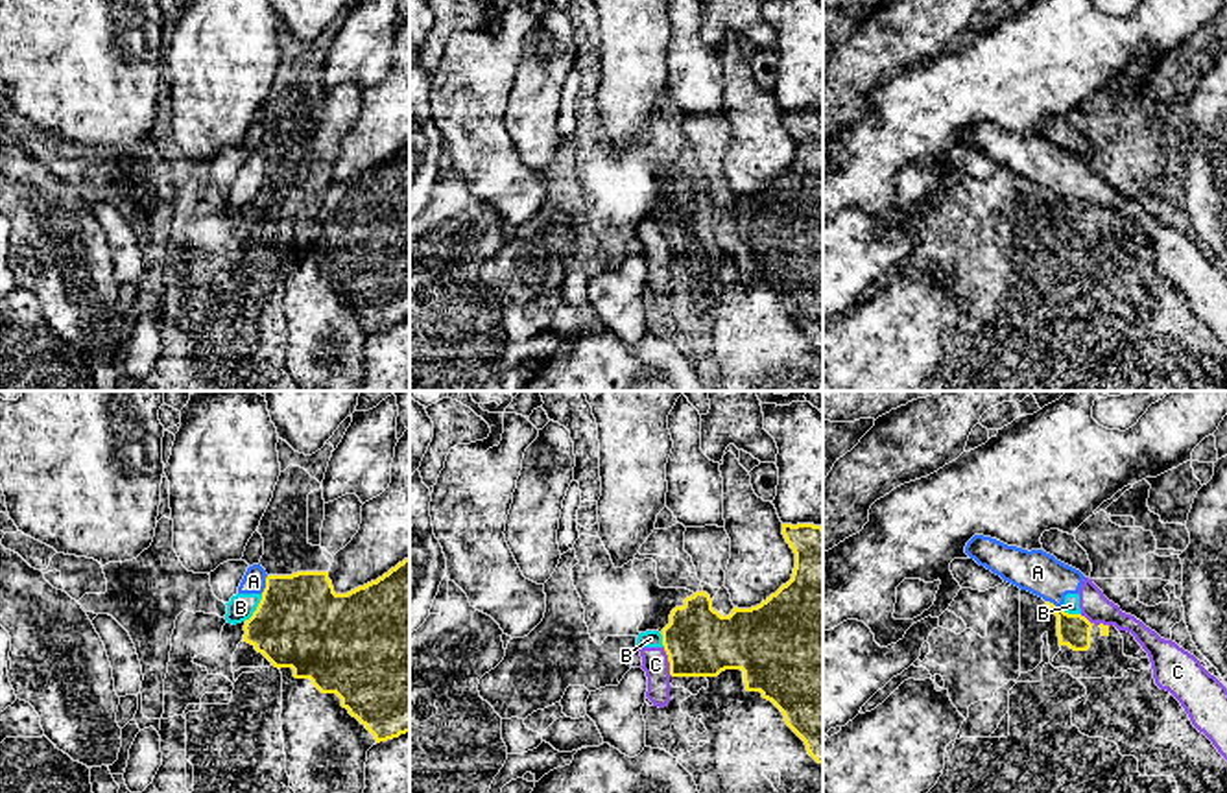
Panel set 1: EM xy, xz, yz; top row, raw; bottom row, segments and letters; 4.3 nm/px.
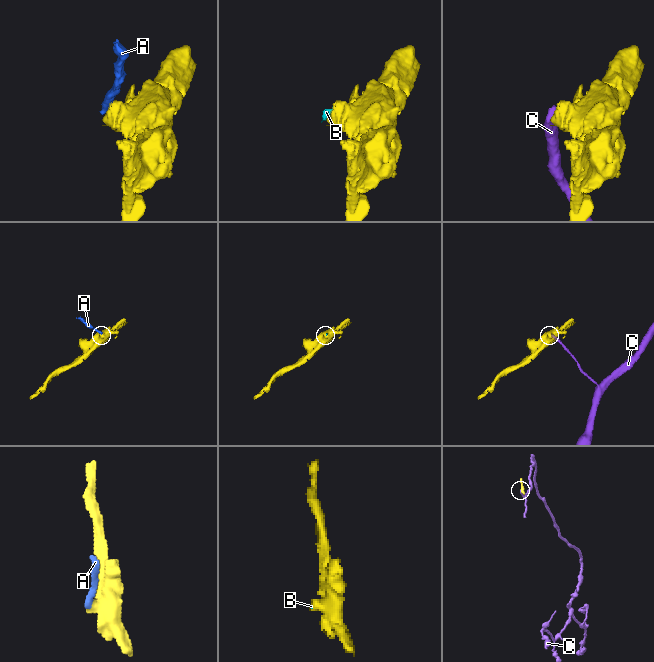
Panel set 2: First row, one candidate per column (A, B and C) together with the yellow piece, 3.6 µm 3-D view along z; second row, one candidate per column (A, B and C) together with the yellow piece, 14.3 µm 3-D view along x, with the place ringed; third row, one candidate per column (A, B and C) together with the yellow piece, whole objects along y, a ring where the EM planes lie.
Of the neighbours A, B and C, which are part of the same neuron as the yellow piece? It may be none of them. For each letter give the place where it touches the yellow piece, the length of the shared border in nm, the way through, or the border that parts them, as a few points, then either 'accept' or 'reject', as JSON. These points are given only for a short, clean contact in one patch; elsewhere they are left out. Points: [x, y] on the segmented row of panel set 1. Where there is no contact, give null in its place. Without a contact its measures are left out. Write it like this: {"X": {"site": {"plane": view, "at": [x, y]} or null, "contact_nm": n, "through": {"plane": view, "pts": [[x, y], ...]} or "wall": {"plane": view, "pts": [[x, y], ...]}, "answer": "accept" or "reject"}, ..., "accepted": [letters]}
{"A": {"site": {"plane": "xy", "at": [266, 585]}, "contact_nm": 90, "wall": {"plane": "xy", "pts": [[268, 576], [266, 587], [261, 592]]}, "answer": "reject"}, "B": {"site": {"plane": "xy", "at": [257, 609]}, "contact_nm": 150, "wall": {"plane": "xy", "pts": [[262, 594], [257, 609], [244, 620]]}, "answer": "reject"}, "C": {"site": {"plane": "xz", "at": [668, 661]}, "contact_nm": 130, "wall": {"plane": "xz", "pts": [[663, 648], [672, 675]]}, "answer": "reject"}, "accepted": []}

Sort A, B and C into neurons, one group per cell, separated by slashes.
A B C

